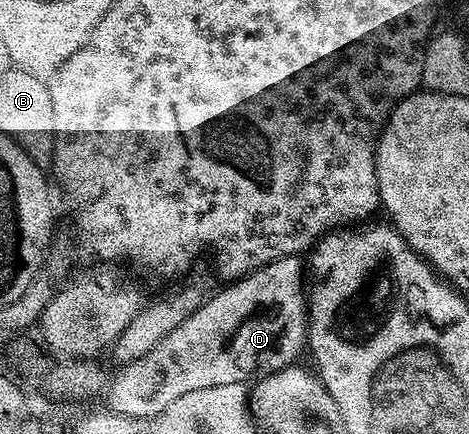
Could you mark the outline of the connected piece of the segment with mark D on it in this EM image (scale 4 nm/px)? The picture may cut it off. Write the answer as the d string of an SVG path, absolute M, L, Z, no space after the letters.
M291 255L290 257L282 257L278 261L270 261L266 266L260 267L256 271L251 271L242 279L229 282L224 285L217 295L212 295L203 300L200 308L194 313L190 313L190 317L186 317L186 321L182 321L182 325L178 325L178 329L170 329L170 333L166 333L166 337L162 337L162 341L158 341L158 345L154 345L154 349L150 349L150 353L146 353L146 357L138 357L138 361L130 361L129 363L117 366L113 375L106 375L102 379L102 385L98 391L100 399L105 403L103 405L109 412L114 414L125 414L128 417L151 417L156 413L162 413L162 409L166 409L166 405L178 401L178 397L182 397L182 393L194 393L194 389L210 389L214 385L234 385L235 383L247 384L249 381L255 381L265 375L272 375L276 371L280 371L284 367L293 366L297 362L296 359L300 354L305 354L306 344L308 341L308 308L306 306L306 267L302 264L301 256Z

